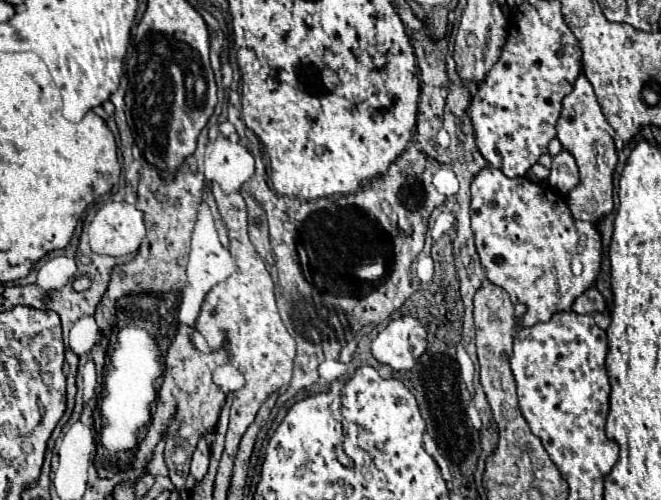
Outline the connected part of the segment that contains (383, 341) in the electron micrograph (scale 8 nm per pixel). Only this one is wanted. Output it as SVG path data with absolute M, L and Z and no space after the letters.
M399 317L389 321L389 325L375 337L371 353L379 363L389 365L393 371L409 371L425 353L427 335L417 319Z

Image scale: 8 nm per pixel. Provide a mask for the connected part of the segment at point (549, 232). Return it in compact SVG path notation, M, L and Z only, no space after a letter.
M483 167L471 181L471 229L487 279L505 289L513 303L527 305L527 313L521 321L523 327L549 321L557 311L571 311L575 297L593 287L599 275L603 245L597 223L575 219L565 197L545 183L533 183L527 177L511 179L495 167Z

